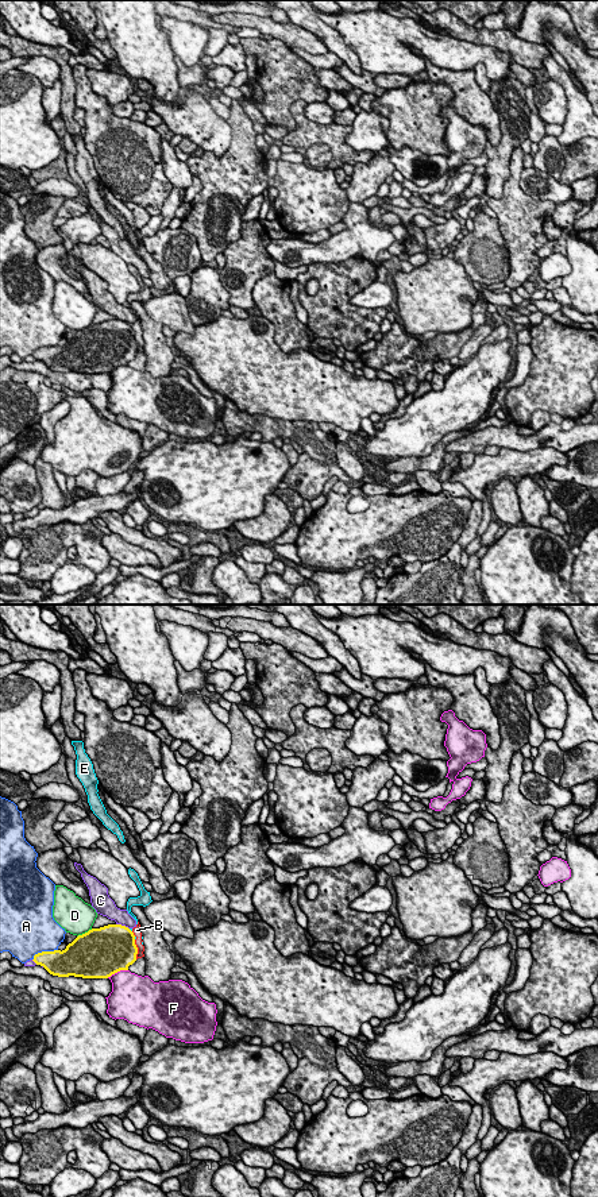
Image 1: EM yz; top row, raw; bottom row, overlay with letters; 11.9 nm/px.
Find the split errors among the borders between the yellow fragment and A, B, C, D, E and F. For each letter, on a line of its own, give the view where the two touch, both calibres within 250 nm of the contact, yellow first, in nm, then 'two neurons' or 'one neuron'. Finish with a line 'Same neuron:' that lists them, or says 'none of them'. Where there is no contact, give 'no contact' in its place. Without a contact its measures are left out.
A: yz | 300/480 nm | two neurons
B: yz | 480/100 nm | two neurons
C: yz | 480/190 nm | two neurons
D: yz | 500/400 nm | two neurons
E: yz | 480/30 nm | two neurons
F: yz | 500/380 nm | two neurons
Same neuron: none of them

